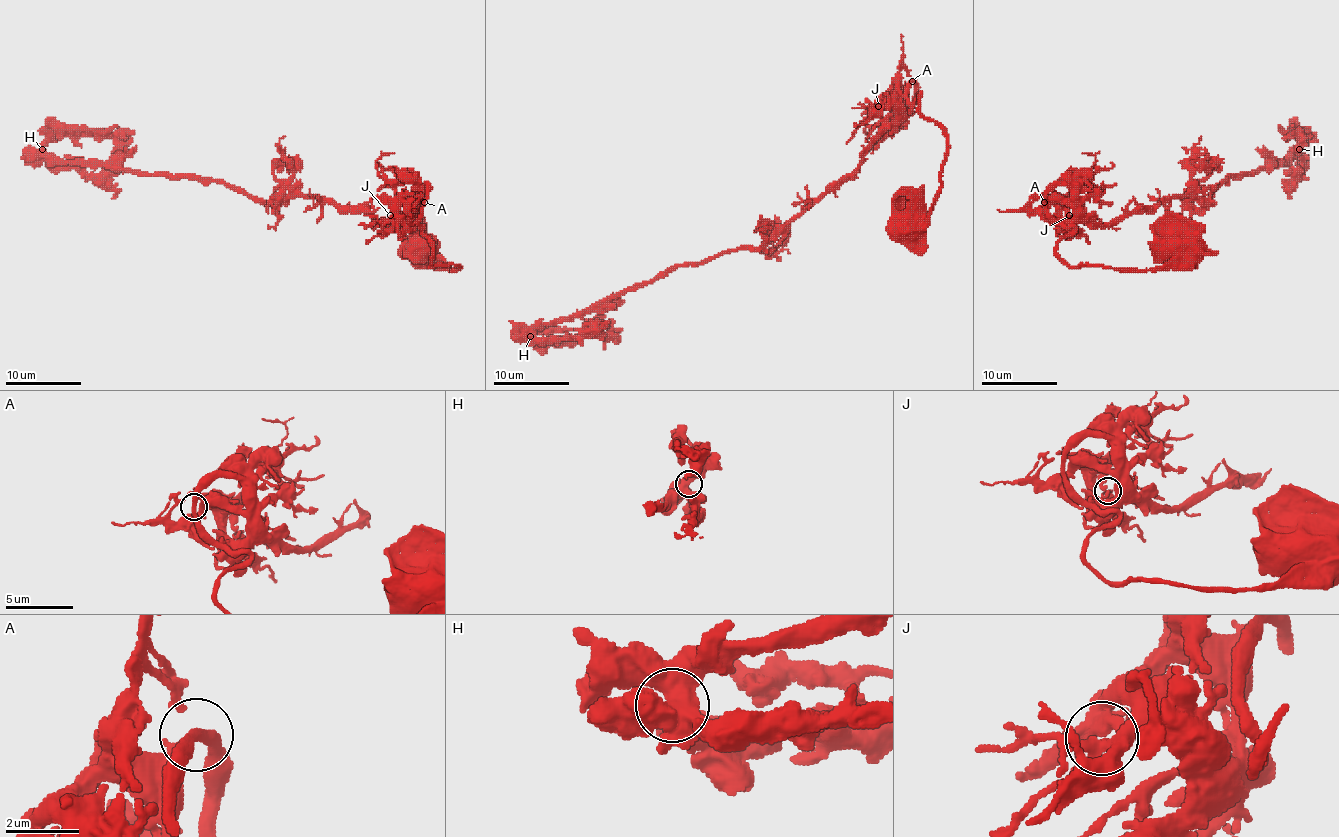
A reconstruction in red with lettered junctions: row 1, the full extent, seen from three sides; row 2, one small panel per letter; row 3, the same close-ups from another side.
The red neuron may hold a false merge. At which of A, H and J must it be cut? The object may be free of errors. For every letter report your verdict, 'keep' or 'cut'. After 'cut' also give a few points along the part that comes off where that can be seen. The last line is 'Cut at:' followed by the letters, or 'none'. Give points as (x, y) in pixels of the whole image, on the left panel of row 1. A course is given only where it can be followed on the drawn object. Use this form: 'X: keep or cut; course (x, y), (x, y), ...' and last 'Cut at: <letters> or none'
A: keep
H: keep
J: keep
Cut at: none

